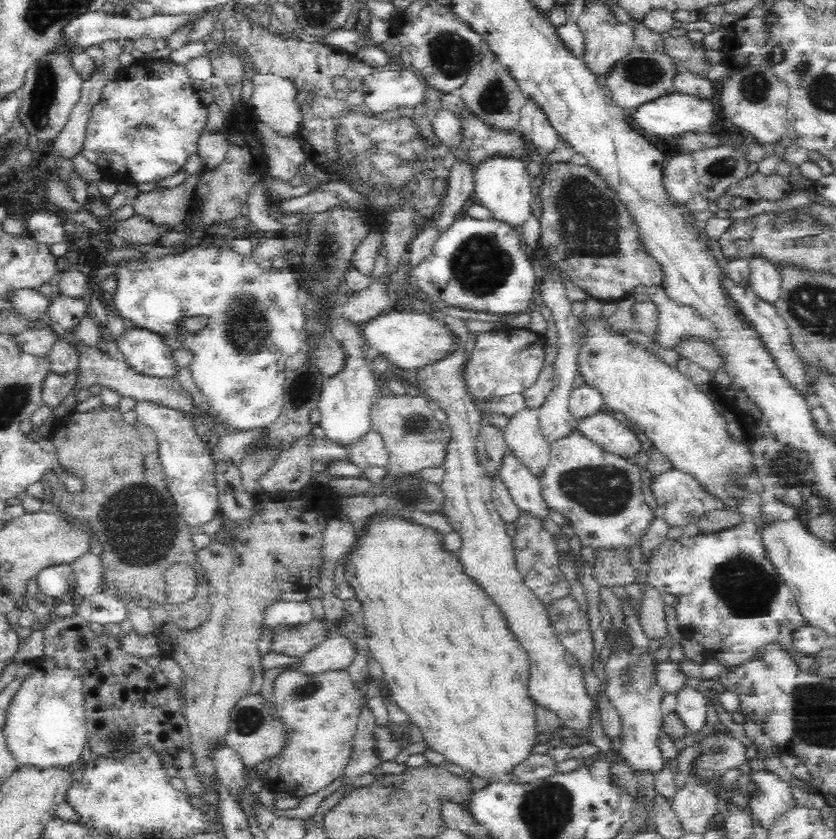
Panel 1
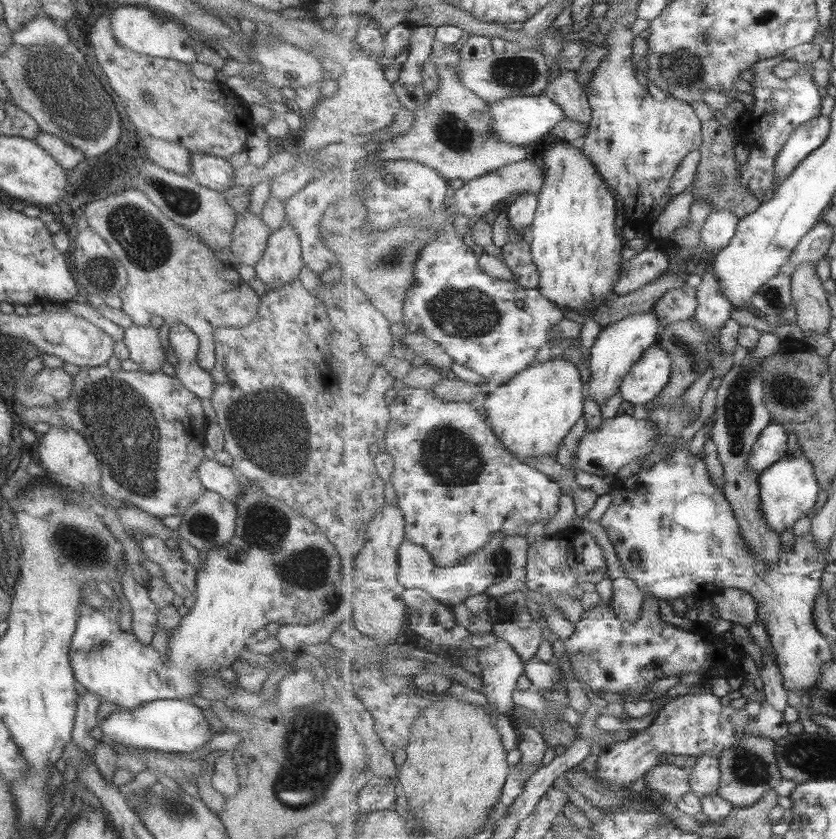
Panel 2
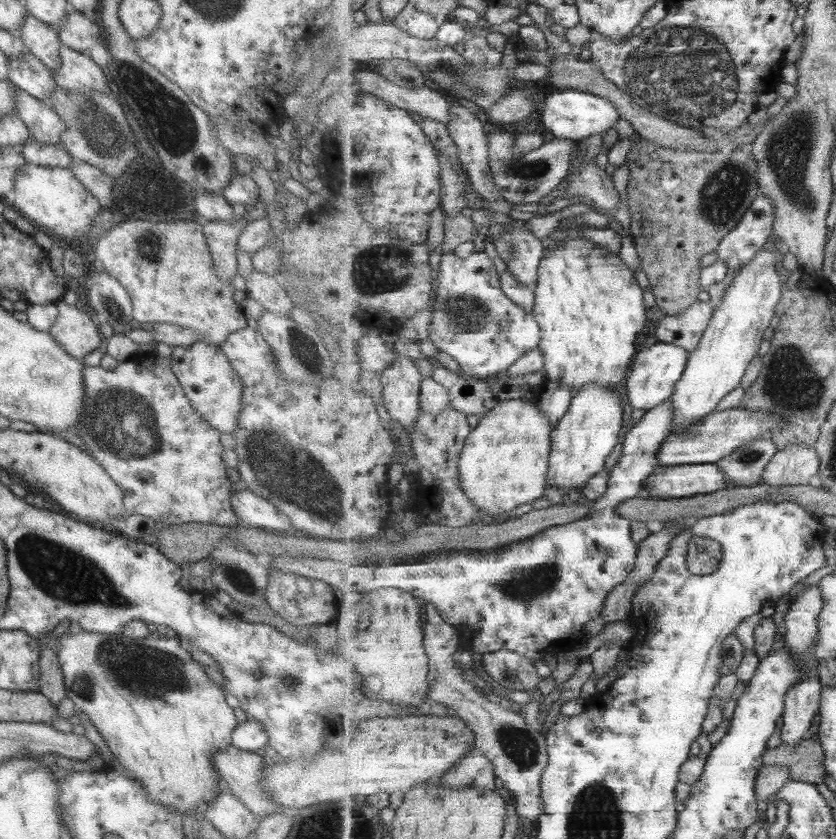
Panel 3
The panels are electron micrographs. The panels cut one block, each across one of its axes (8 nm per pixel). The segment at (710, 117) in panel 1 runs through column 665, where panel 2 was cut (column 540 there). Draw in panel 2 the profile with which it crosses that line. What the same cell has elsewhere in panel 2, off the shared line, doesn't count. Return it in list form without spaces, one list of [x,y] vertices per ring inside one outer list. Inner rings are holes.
[[[546,94],[543,96],[516,96],[490,103],[493,130],[495,130],[497,140],[517,144],[517,146],[527,146],[531,142],[541,140],[541,136],[553,131],[566,118],[566,114],[558,105]]]

